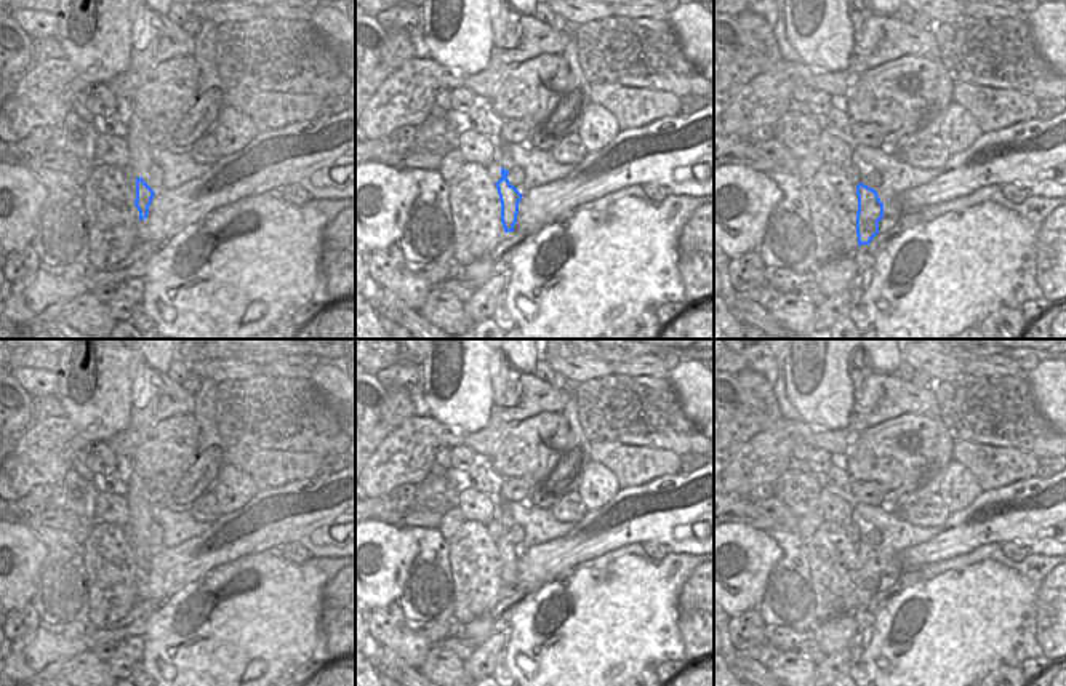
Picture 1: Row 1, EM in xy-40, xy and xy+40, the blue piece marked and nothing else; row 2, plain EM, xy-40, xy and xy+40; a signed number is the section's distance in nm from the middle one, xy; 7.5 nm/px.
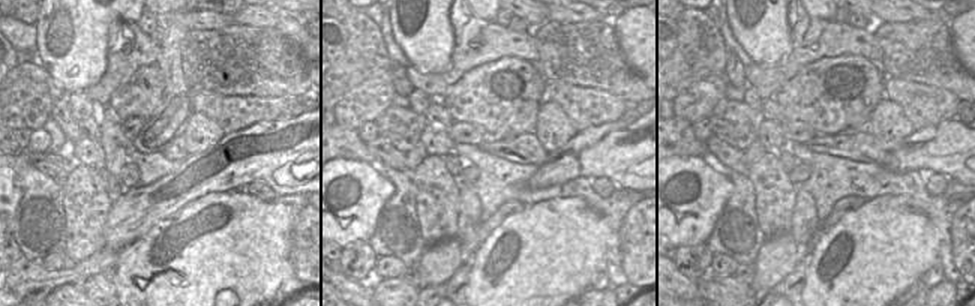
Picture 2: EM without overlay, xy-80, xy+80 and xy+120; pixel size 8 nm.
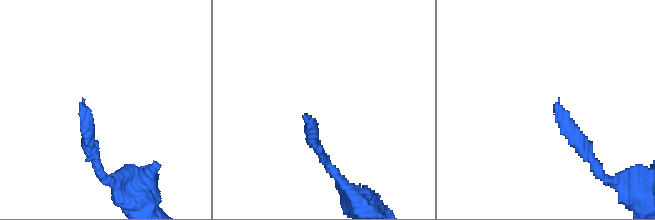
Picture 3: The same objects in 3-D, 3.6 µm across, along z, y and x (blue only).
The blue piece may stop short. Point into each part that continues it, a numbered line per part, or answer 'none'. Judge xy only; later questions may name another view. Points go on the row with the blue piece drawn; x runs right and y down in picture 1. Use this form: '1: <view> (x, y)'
none.

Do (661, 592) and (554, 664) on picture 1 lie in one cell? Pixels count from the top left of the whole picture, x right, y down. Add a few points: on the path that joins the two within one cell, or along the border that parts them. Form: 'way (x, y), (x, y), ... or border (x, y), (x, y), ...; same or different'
way (634, 605), (612, 622), (581, 638); same

